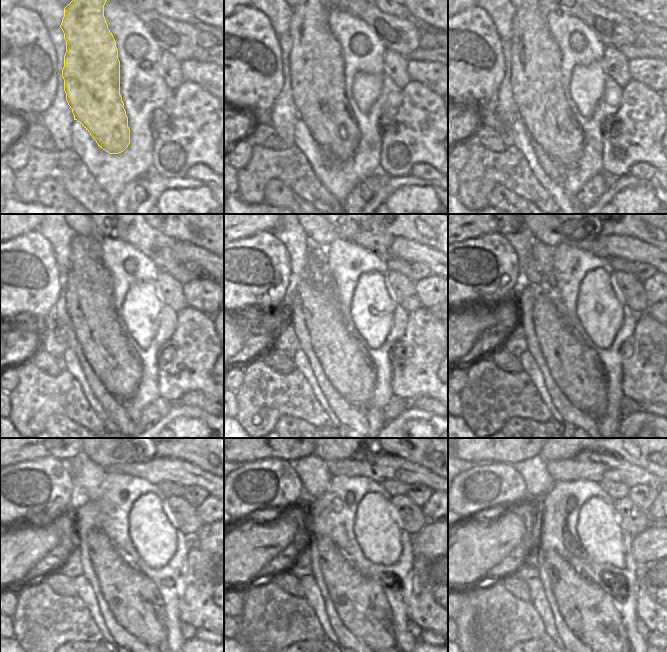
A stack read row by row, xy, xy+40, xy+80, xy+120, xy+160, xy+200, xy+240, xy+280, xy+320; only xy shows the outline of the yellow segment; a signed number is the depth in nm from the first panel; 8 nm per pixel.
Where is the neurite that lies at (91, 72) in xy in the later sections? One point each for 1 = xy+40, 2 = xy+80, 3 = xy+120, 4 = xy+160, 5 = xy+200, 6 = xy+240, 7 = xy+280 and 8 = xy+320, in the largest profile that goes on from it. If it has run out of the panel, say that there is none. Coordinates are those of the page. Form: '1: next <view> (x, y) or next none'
1: next xy+40 (316, 66)
2: next xy+80 (537, 89)
3: next xy+120 (89, 304)
4: next xy+160 (348, 367)
5: next xy+200 (577, 370)
6: next xy+240 (133, 598)
7: next xy+280 (360, 602)
8: next xy+320 (588, 611)

